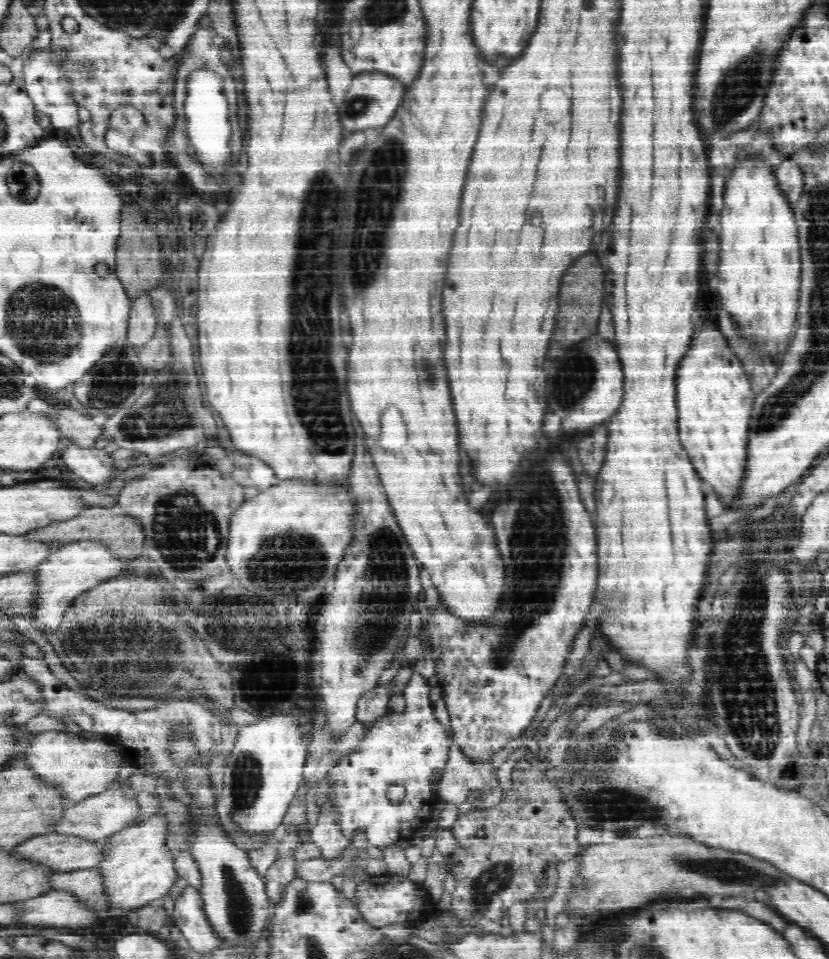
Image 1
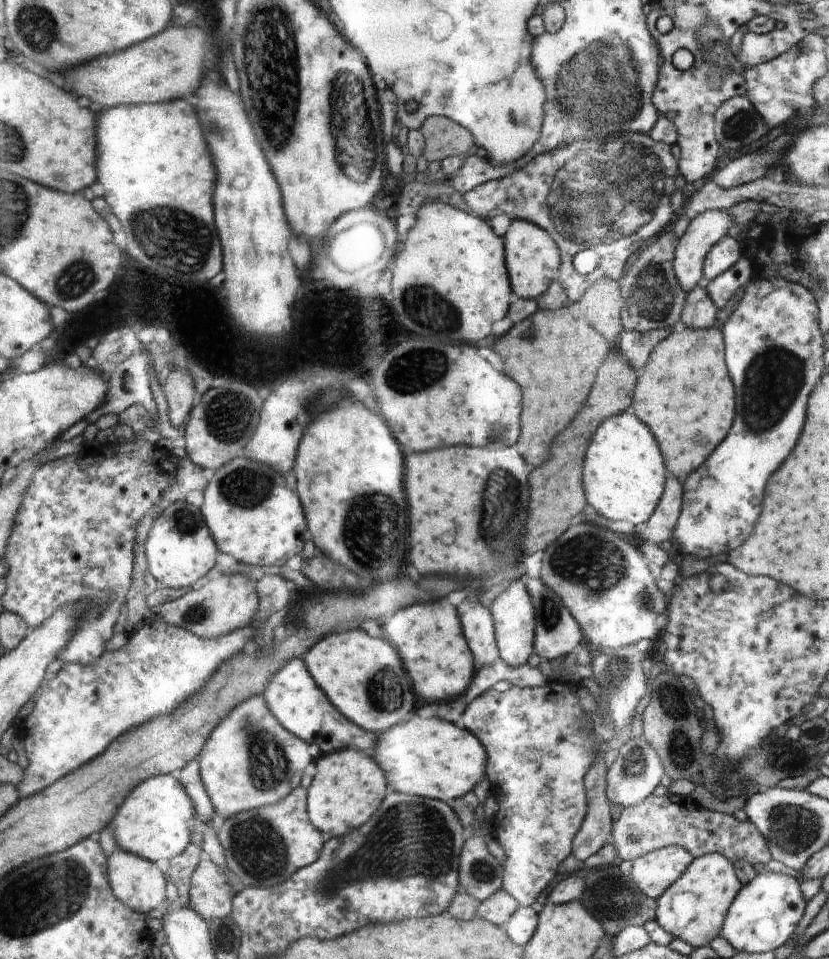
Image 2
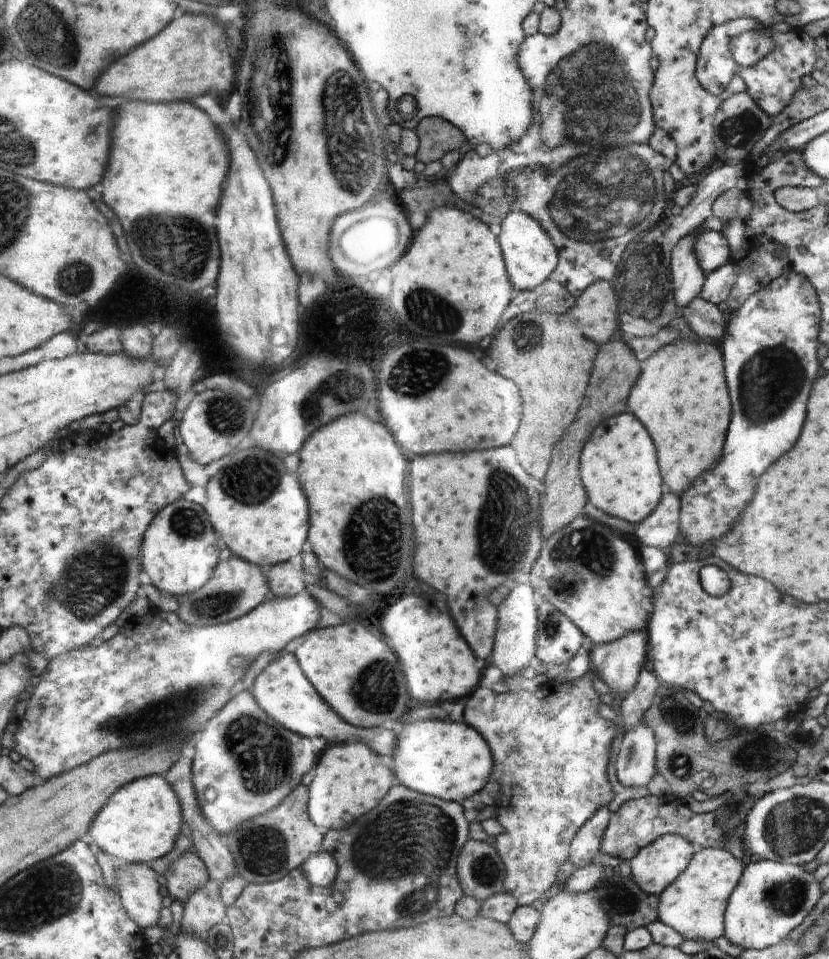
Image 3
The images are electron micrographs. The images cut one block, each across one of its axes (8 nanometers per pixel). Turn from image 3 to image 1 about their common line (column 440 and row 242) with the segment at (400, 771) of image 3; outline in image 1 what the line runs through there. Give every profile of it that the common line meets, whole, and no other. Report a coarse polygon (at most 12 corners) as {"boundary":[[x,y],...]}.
{"boundary":[[757,155],[725,184],[722,308],[766,356],[788,348],[794,211]]}

